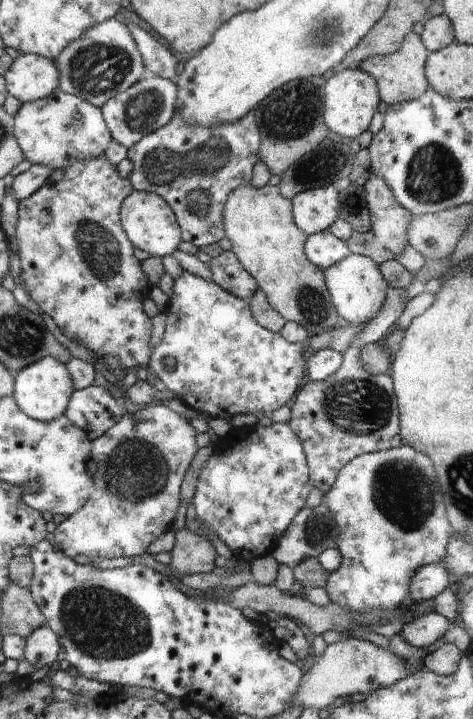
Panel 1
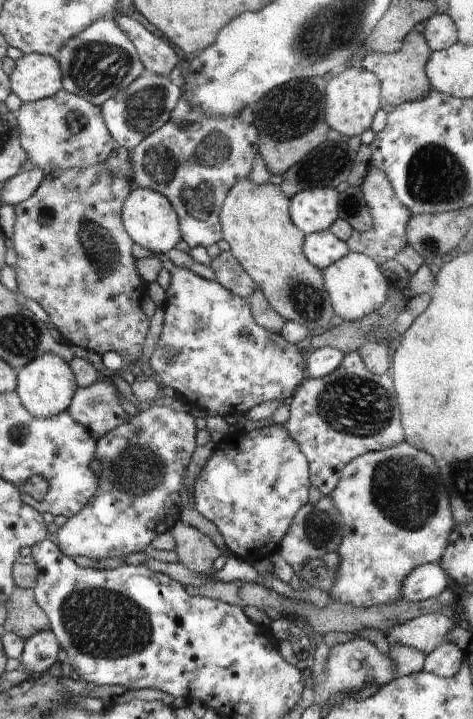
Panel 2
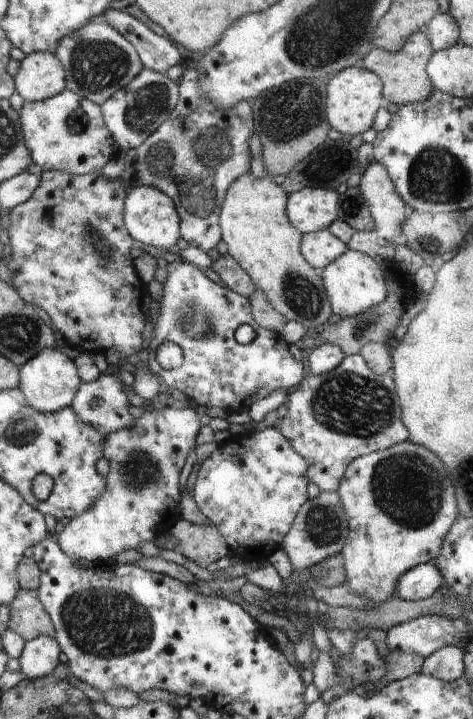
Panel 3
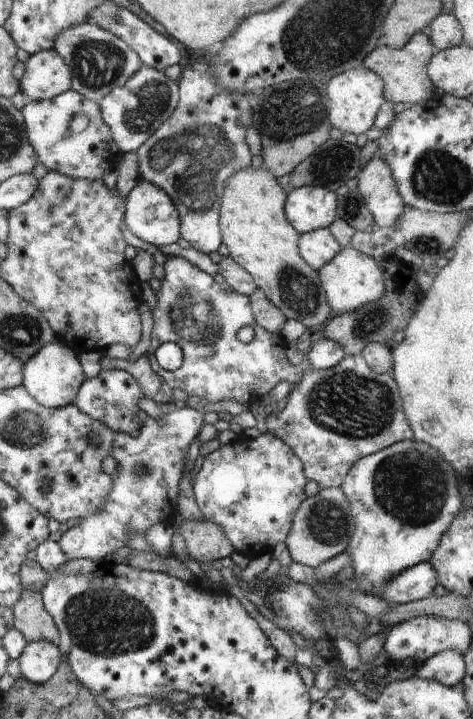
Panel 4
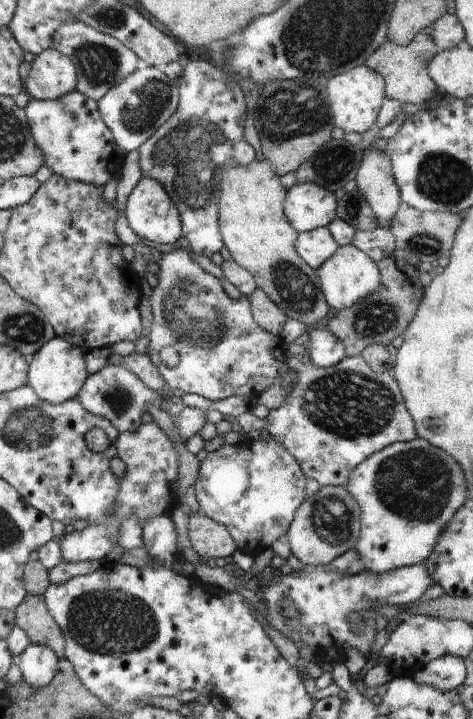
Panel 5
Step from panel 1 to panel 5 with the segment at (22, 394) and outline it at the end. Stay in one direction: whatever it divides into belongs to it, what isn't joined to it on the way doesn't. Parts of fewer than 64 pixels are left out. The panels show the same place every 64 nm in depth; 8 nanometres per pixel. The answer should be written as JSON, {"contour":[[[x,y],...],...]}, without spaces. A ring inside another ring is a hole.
{"contour":[[[57,336],[34,357],[31,362],[30,378],[35,391],[47,401],[62,404],[72,399],[78,399],[91,372],[88,368],[85,349],[72,344],[69,340]]]}

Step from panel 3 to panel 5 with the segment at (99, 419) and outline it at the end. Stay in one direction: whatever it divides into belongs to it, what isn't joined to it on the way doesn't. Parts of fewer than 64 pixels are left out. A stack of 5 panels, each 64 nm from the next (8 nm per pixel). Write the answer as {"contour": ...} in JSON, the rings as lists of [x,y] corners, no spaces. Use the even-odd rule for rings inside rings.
{"contour":[[[116,361],[104,370],[91,374],[79,398],[90,412],[113,422],[120,434],[134,432],[142,424],[142,414],[147,411],[148,405],[161,406],[157,391],[149,389],[132,371]]]}

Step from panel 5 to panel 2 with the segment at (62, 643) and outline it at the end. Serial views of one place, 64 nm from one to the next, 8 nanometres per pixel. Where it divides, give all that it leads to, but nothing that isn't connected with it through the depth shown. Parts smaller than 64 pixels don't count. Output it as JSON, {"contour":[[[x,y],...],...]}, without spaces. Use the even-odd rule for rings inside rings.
{"contour":[[[18,586],[13,599],[6,602],[6,608],[8,608],[8,619],[3,627],[4,633],[14,632],[28,641],[38,635],[38,632],[53,628],[45,609],[38,604],[34,589]]]}

